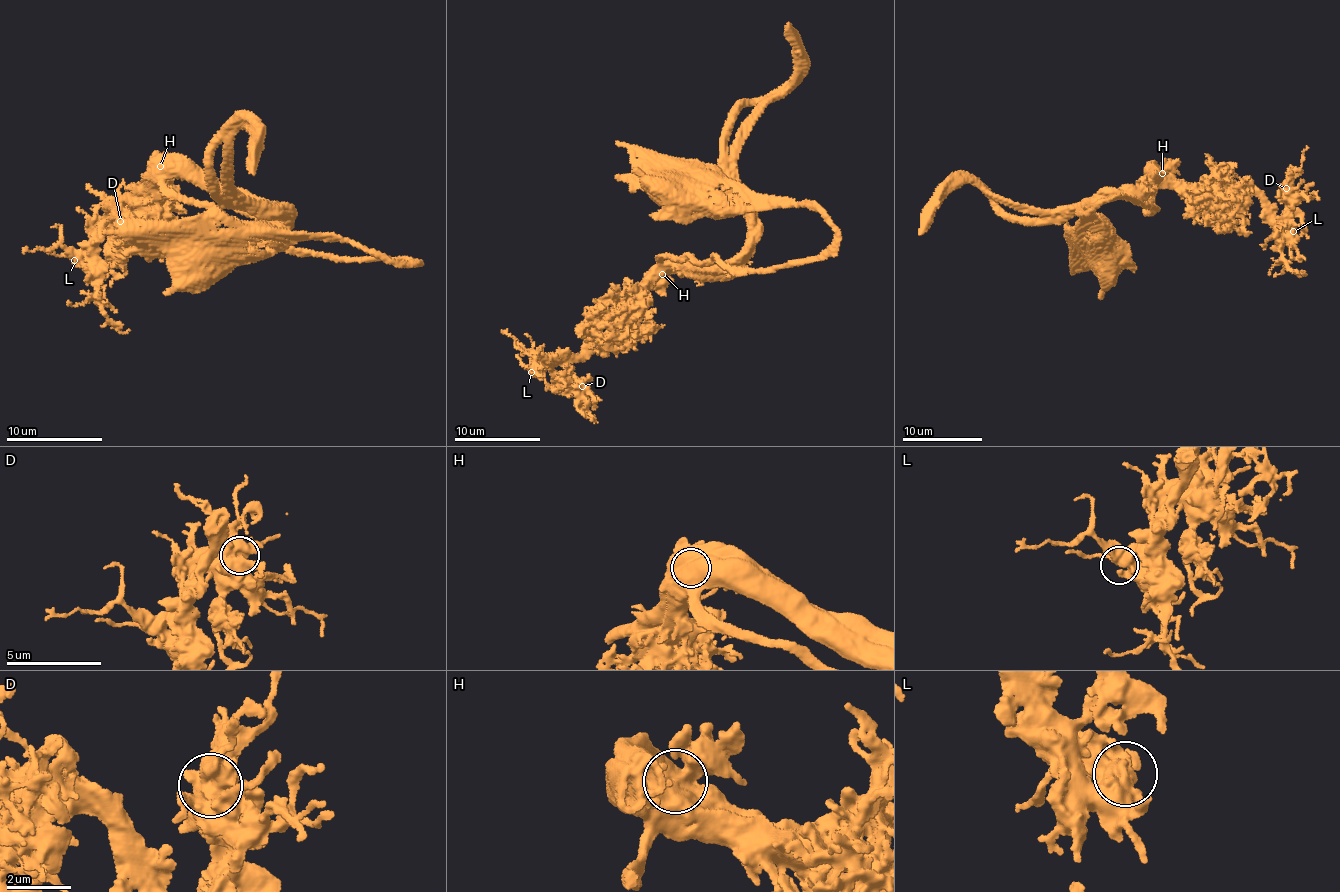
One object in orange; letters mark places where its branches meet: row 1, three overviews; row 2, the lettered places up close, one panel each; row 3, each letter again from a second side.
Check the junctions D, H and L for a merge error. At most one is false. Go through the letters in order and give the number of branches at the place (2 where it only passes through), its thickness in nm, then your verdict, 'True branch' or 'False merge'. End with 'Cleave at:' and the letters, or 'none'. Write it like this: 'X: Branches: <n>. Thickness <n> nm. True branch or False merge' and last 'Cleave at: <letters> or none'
D: Branches: 4. Thickness 650 nm. True branch
H: Branches: 2. Thickness 850 nm. False merge
L: Branches: 4. Thickness 500 nm. True branch
Cleave at: H

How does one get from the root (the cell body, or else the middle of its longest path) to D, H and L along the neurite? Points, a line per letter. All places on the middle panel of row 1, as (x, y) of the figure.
D: (661, 192), (718, 165), (748, 240), (734, 261), (649, 274), (553, 367), (582, 386)
H: (661, 192), (655, 194), (663, 197), (697, 170), (718, 165), (748, 228), (734, 261), (662, 274)
L: (661, 192), (718, 165), (747, 217), (739, 257), (701, 270), (661, 266), (583, 350), (531, 372)

